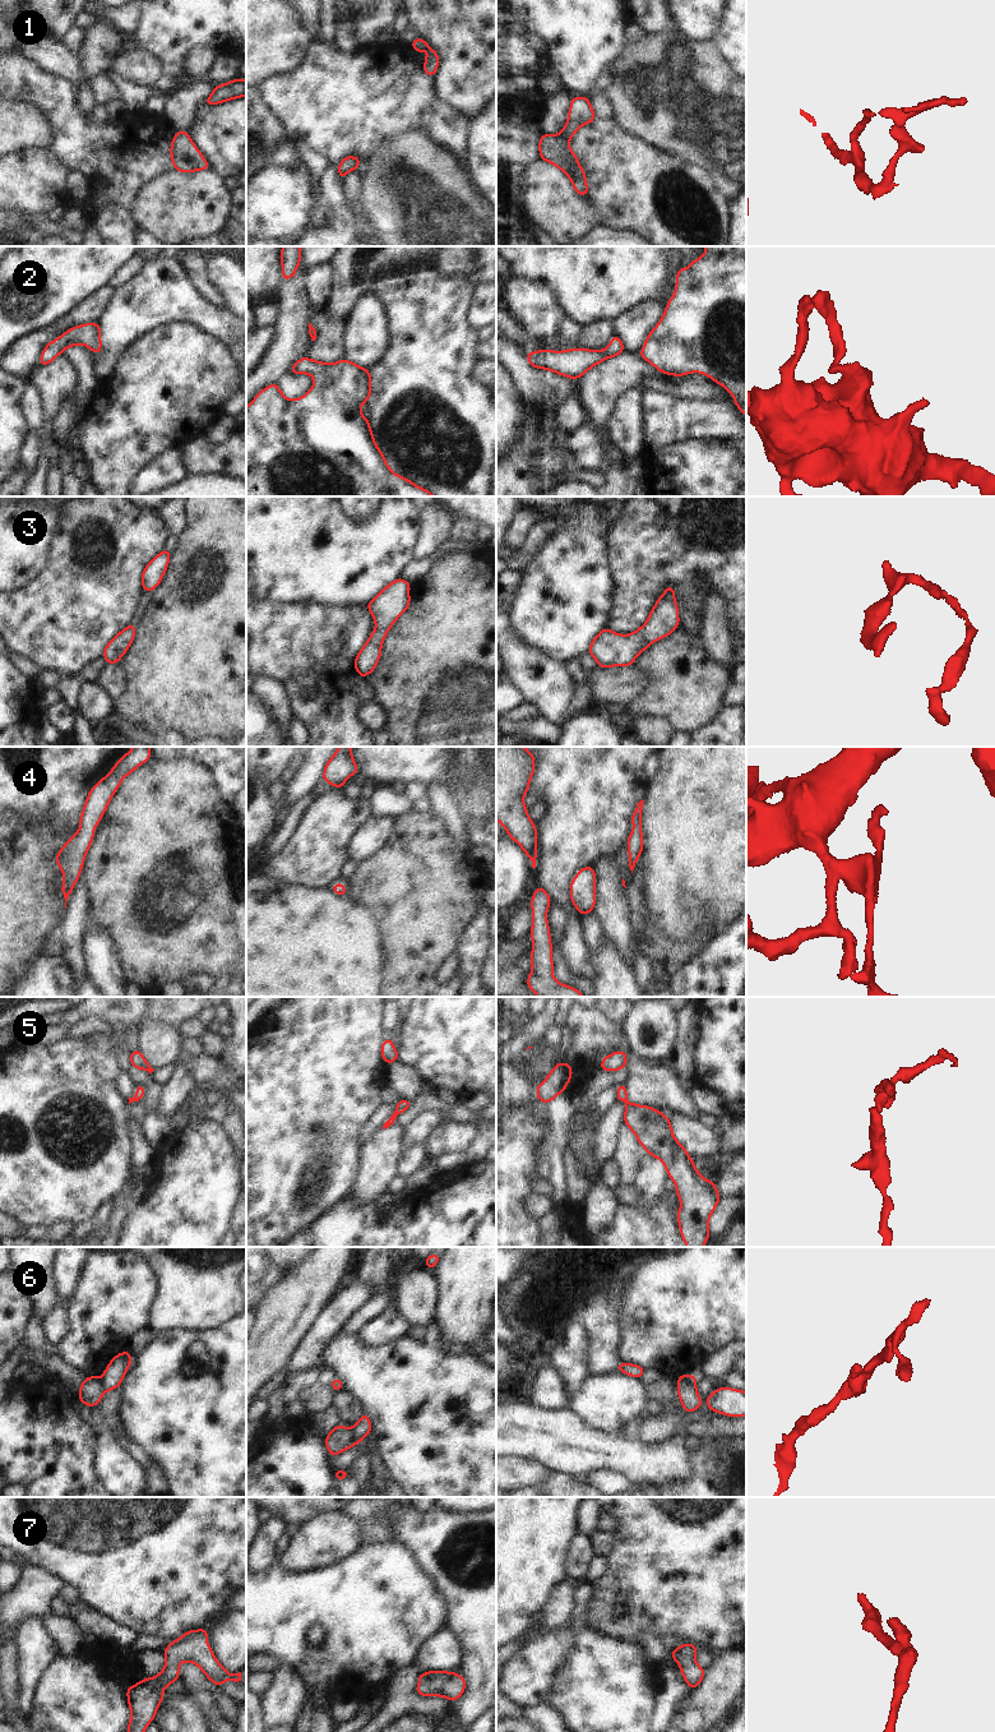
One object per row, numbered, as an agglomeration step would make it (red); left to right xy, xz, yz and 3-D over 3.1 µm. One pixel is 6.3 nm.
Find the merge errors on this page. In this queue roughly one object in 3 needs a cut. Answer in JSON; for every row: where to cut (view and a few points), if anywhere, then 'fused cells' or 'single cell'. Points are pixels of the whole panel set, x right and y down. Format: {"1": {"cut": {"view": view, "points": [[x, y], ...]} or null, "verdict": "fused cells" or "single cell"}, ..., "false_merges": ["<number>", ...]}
{"1": {"cut": null, "verdict": "single cell"}, "2": {"cut": null, "verdict": "single cell"}, "3": {"cut": null, "verdict": "single cell"}, "4": {"cut": null, "verdict": "single cell"}, "5": {"cut": null, "verdict": "single cell"}, "6": {"cut": {"view": "xz", "points": [[350, 1428], [355, 1444]]}, "verdict": "fused cells"}, "7": {"cut": null, "verdict": "single cell"}, "false_merges": ["6"]}

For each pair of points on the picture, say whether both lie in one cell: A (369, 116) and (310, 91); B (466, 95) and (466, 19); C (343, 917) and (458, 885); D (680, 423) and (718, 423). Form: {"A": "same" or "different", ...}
{"A": "same", "B": "same", "C": "different", "D": "same"}

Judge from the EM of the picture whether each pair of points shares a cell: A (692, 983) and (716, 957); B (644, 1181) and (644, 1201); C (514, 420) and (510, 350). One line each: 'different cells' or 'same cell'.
A: same cell
B: same cell
C: different cells

